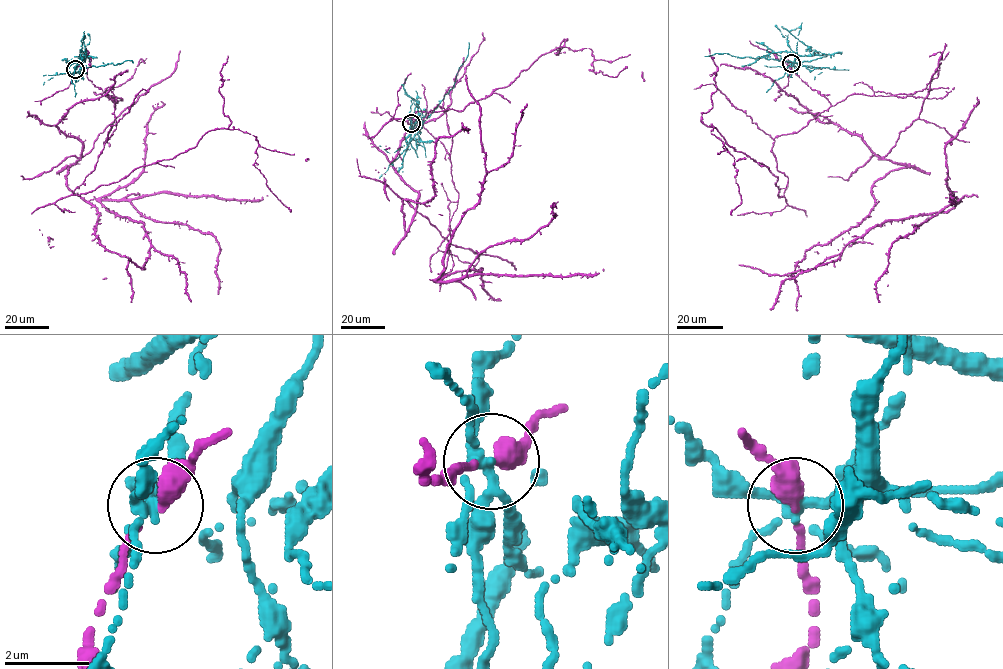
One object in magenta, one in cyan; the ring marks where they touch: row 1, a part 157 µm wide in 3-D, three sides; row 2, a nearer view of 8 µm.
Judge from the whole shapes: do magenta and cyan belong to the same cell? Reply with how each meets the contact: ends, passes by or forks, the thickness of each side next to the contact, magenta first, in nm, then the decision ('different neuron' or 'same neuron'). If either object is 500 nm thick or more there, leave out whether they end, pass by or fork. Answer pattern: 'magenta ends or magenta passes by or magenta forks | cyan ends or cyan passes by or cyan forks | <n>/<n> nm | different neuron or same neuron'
magenta passes by | cyan forks | 320/240 nm | different neuron

